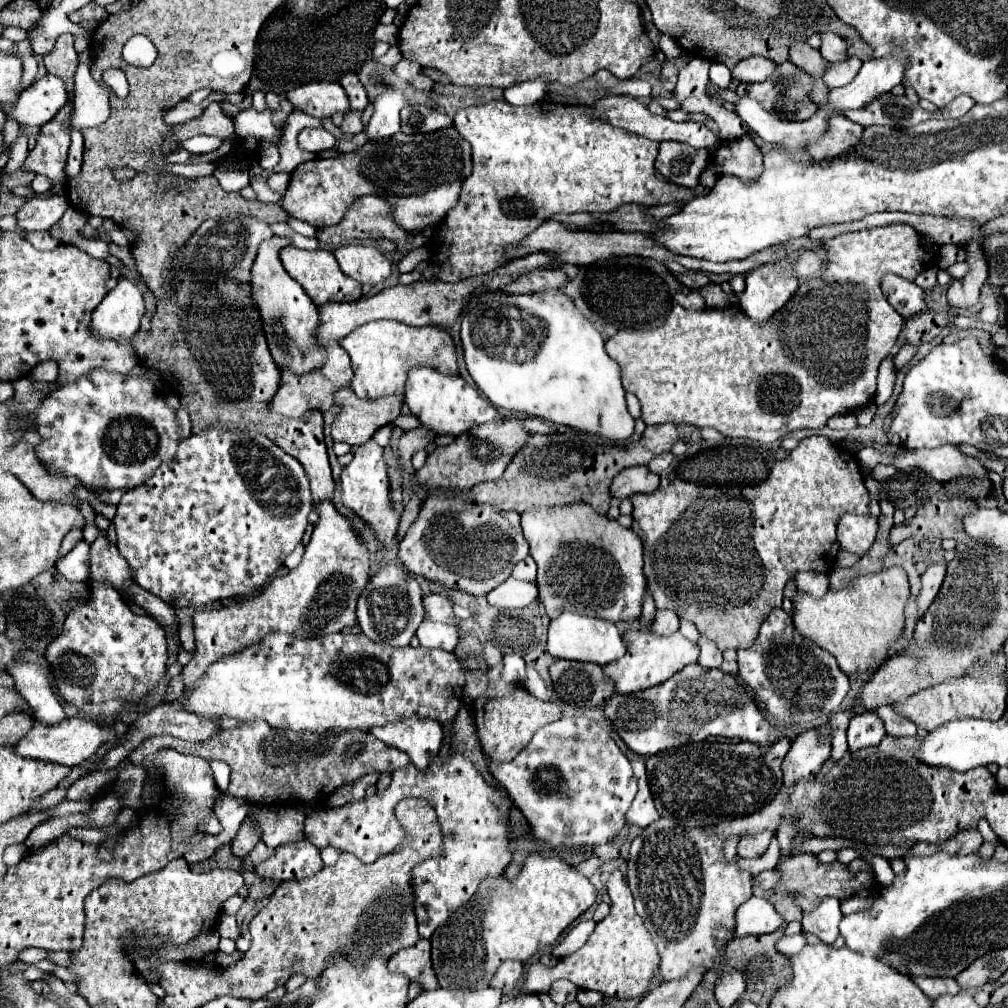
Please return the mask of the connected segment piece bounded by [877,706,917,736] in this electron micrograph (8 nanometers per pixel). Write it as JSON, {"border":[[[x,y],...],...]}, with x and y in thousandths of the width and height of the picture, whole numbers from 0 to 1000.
{"border":[[[884,700],[882,702],[872,702],[870,708],[882,720],[884,730],[910,730],[910,720],[904,714],[900,714],[898,710],[890,708]]]}

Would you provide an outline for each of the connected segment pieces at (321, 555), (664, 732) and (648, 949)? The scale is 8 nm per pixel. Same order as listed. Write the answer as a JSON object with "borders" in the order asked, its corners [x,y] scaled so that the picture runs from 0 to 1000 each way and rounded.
{"borders":[[[[316,500],[313,506],[318,516],[309,530],[309,536],[303,542],[301,558],[295,563],[291,563],[285,571],[271,573],[253,593],[221,601],[219,605],[199,605],[191,611],[195,647],[182,663],[186,688],[193,683],[195,675],[203,671],[207,659],[259,637],[269,627],[293,629],[295,633],[318,633],[338,627],[340,623],[348,623],[354,617],[354,595],[368,573],[364,540],[330,500]]],[[[684,659],[664,675],[660,675],[654,681],[648,681],[644,685],[628,687],[628,688],[608,688],[600,700],[600,712],[606,716],[608,724],[614,728],[614,732],[634,750],[648,750],[654,746],[660,746],[668,740],[676,740],[682,736],[695,736],[701,730],[721,730],[721,732],[735,732],[747,738],[755,738],[761,742],[767,738],[767,734],[773,734],[775,730],[783,730],[787,734],[787,728],[783,726],[771,726],[759,710],[753,706],[749,692],[745,687],[729,673],[723,669],[717,669],[715,665],[707,663],[697,663],[693,659]]],[[[614,863],[606,865],[602,875],[602,885],[606,891],[606,905],[602,907],[602,911],[592,915],[584,933],[572,944],[557,950],[551,960],[541,960],[539,956],[529,954],[523,964],[523,972],[519,974],[513,986],[543,984],[547,976],[557,970],[568,974],[572,980],[594,982],[594,984],[600,984],[600,988],[616,990],[616,992],[634,990],[640,986],[646,970],[652,966],[652,960],[654,960],[652,940],[644,925],[640,925],[636,909],[628,901],[628,889]]]]}

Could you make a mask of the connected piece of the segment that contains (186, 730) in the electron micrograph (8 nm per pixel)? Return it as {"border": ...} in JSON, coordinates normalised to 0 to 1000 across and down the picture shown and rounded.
{"border":[[[174,694],[172,698],[158,698],[158,700],[154,700],[152,704],[140,708],[140,710],[136,712],[136,716],[128,722],[128,734],[126,734],[124,738],[120,738],[120,740],[110,742],[108,748],[106,748],[98,758],[92,760],[92,764],[96,764],[98,760],[102,760],[104,764],[114,762],[130,744],[134,744],[134,742],[140,738],[140,734],[144,734],[144,732],[148,732],[148,730],[156,730],[156,728],[168,728],[168,730],[172,730],[172,732],[186,734],[186,736],[205,736],[209,730],[213,730],[213,728],[219,724],[217,718],[219,718],[219,712],[199,712],[199,710],[193,710],[191,706],[184,704],[182,698],[180,698],[180,694]]]}

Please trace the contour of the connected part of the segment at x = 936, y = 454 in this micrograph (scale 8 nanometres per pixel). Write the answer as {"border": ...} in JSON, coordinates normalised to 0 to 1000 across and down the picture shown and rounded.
{"border":[[[943,440],[934,442],[934,444],[928,444],[928,446],[898,446],[896,452],[890,452],[890,450],[884,450],[884,448],[870,448],[866,444],[854,444],[850,448],[850,454],[852,454],[854,462],[862,462],[862,464],[870,462],[872,458],[884,460],[890,466],[906,466],[906,464],[912,464],[912,466],[916,466],[918,470],[922,470],[924,474],[928,474],[932,478],[941,478],[945,474],[959,474],[959,472],[967,472],[967,474],[979,472],[979,464],[969,454],[957,452],[955,448],[951,448],[949,442],[943,442]]]}

